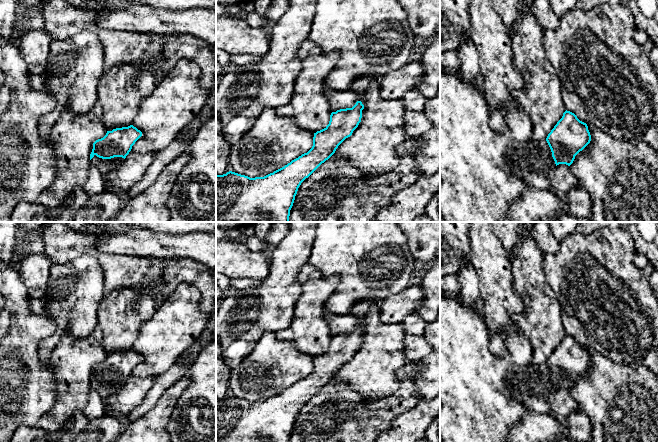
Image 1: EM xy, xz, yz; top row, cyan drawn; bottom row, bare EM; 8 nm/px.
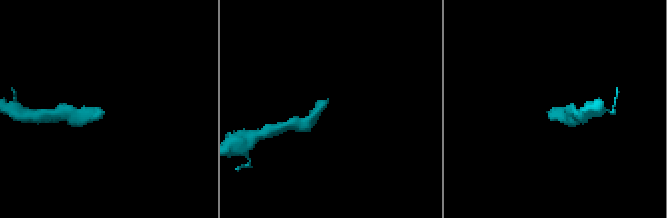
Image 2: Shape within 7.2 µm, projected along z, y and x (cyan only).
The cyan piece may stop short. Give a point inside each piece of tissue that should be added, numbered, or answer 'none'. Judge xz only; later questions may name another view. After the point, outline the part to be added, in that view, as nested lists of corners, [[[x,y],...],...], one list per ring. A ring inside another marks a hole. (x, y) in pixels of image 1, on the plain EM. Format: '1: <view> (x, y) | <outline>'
1: xz (362, 306) | [[[363,298],[359,299],[349,310],[348,314],[354,316],[357,321],[357,325],[361,325],[363,323],[364,316],[367,312],[375,305],[380,305],[381,300],[373,299],[373,298]]]

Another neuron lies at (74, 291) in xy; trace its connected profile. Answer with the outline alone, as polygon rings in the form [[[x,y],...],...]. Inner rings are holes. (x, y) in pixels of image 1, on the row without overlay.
[[[93,255],[51,265],[44,315],[55,321],[56,331],[39,345],[41,363],[49,359],[63,335],[85,338],[93,333],[103,297],[104,275]]]

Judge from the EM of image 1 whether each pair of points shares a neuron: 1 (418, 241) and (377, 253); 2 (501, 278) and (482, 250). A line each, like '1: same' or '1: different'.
1: different
2: same

